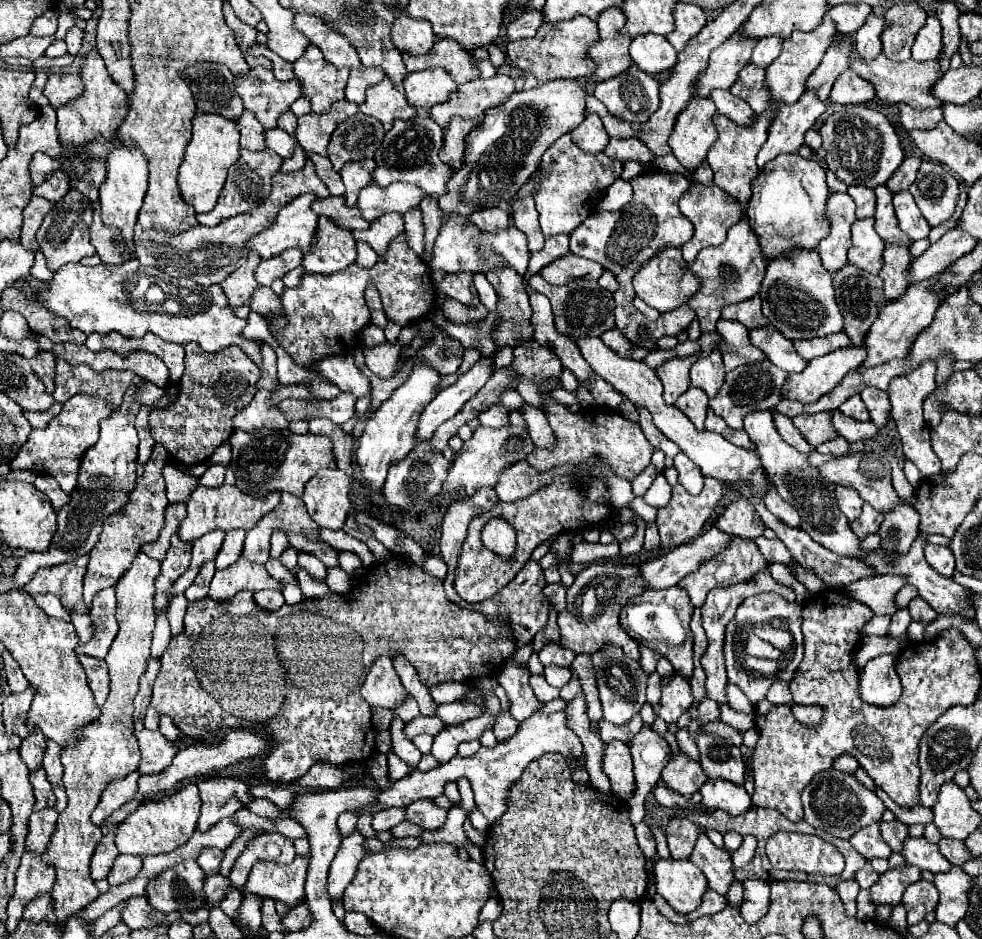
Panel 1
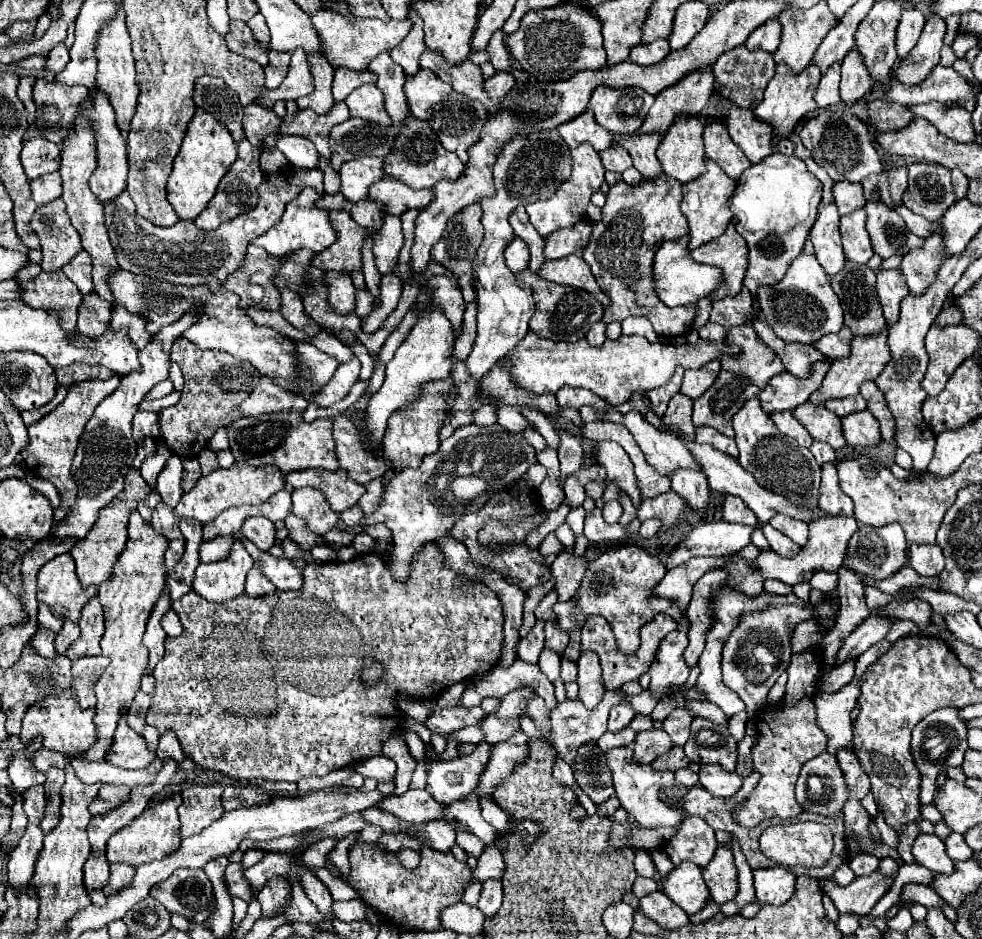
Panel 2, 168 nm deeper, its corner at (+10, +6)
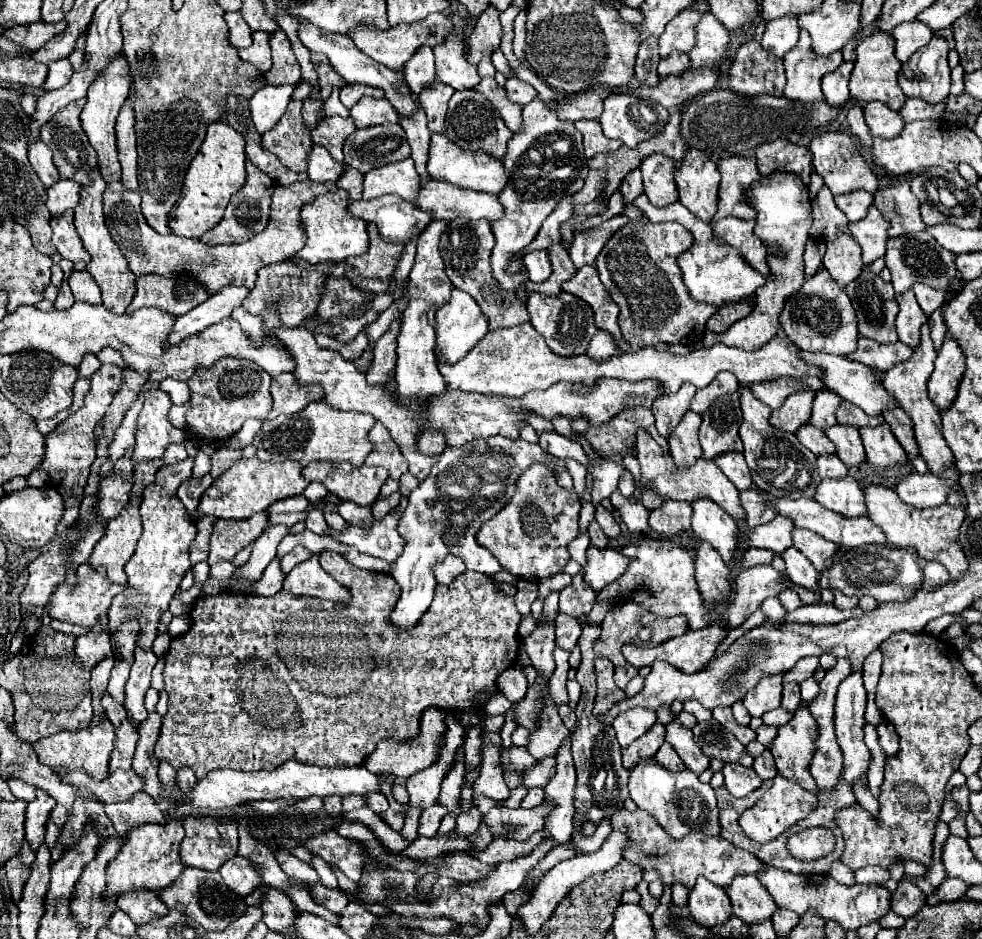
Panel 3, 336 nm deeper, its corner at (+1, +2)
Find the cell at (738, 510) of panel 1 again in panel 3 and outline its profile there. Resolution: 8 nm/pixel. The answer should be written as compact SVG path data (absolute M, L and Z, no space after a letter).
M754 488L740 492L742 508L746 510L746 526L752 530L760 524L768 524L776 514L770 506L766 506L764 496L760 496Z

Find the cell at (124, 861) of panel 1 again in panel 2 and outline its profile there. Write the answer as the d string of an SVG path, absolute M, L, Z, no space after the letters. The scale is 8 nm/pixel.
M113 864L109 884L107 884L107 888L103 888L105 896L113 896L113 894L121 892L123 888L131 886L133 876L135 876L135 868L129 868L127 864Z

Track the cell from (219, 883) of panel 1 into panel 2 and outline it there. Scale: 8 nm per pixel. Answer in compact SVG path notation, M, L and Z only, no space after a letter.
M229 864L229 866L227 866L227 872L225 872L225 878L227 878L227 884L229 884L231 896L241 898L241 900L245 900L247 904L255 898L249 880L243 876L241 864Z

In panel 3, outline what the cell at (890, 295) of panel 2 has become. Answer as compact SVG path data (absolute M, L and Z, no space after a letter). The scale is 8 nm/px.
M912 290L904 294L896 294L896 302L900 306L900 312L896 316L896 330L900 342L904 342L910 348L916 348L920 340L920 326L922 322L926 322L926 314L918 306Z

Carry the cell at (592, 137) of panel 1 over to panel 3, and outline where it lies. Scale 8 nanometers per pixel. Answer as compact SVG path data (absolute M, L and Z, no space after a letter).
M578 120L574 122L578 132L584 136L584 156L592 158L598 152L612 152L622 146L620 140L610 140L604 136L598 120Z

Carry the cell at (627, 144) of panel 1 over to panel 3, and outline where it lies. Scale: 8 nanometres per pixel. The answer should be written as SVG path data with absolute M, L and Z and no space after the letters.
M638 168L634 172L628 172L626 180L622 180L622 184L620 184L620 192L624 196L624 202L632 202L638 194L644 192L644 188L642 188L642 176L640 176Z

